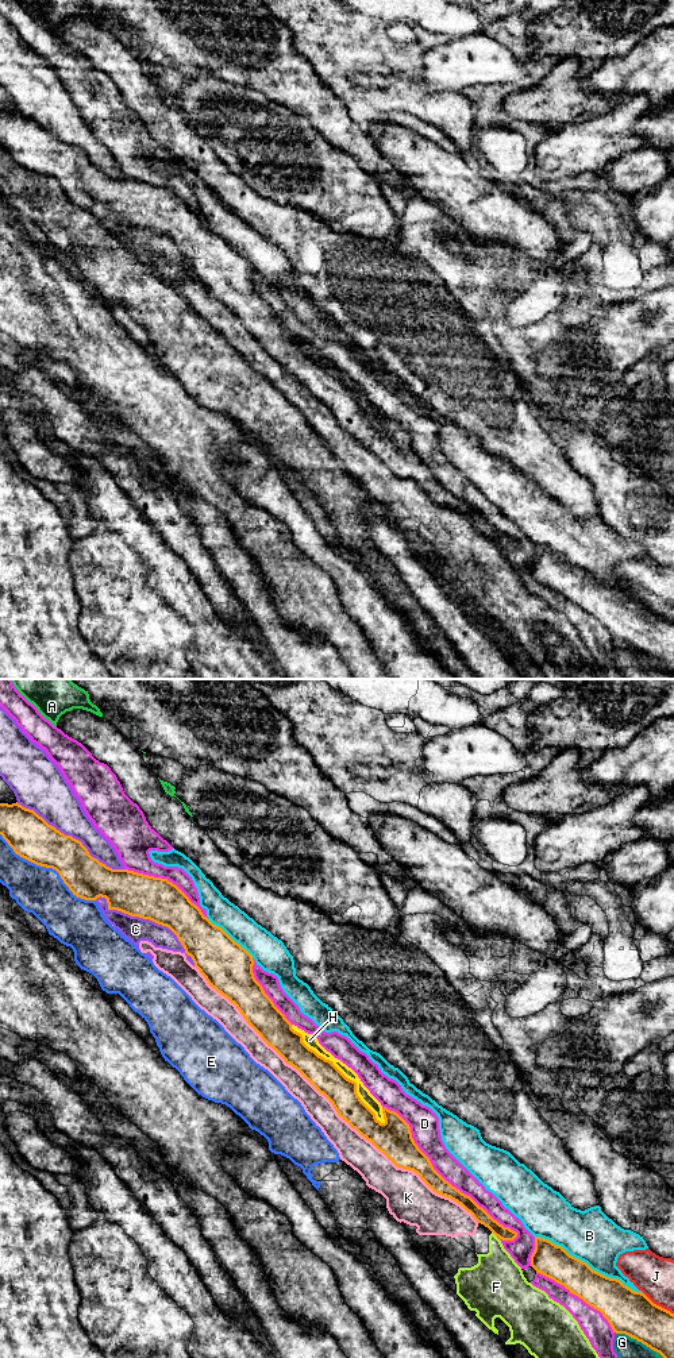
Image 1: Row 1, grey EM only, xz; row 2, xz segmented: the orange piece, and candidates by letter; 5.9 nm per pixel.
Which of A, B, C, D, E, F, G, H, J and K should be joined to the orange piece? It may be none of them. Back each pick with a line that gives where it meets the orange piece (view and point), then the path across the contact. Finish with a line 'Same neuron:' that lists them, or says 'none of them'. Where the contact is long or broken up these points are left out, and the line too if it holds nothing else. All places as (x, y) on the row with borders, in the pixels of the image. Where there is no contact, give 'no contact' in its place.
Same neuron: none of them

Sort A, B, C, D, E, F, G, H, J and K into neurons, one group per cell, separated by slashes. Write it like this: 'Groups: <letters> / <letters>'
Groups: A / B / C G / D / E / F K / H / J

